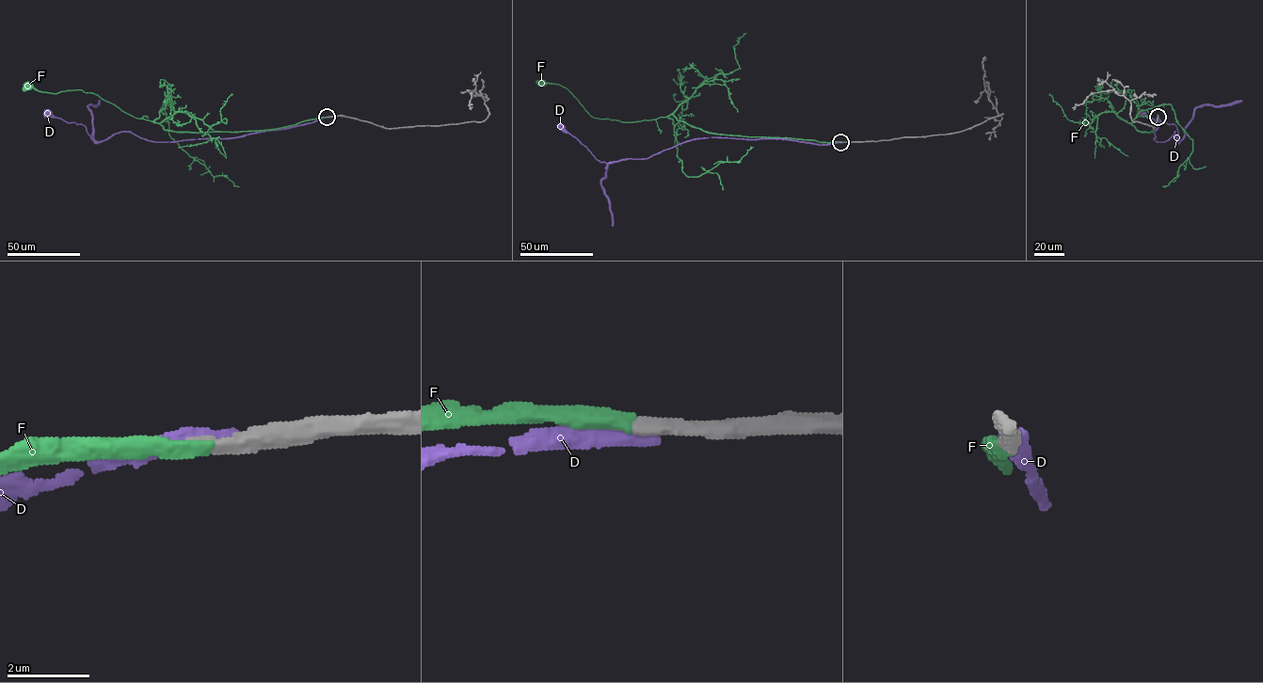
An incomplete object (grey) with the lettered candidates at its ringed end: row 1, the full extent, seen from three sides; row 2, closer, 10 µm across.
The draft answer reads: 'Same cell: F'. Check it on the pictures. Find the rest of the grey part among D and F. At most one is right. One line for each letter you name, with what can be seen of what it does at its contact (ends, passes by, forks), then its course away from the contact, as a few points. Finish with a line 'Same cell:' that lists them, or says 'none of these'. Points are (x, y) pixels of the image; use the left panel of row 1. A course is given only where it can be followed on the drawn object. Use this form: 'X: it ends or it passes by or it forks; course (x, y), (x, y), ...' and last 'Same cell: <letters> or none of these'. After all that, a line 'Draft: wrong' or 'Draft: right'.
F: it ends; course (327, 117), (267, 130), (170, 131), (158, 123), (135, 118), (91, 93), (79, 89), (54, 93), (28, 86)
Same cell: F
Draft: right

